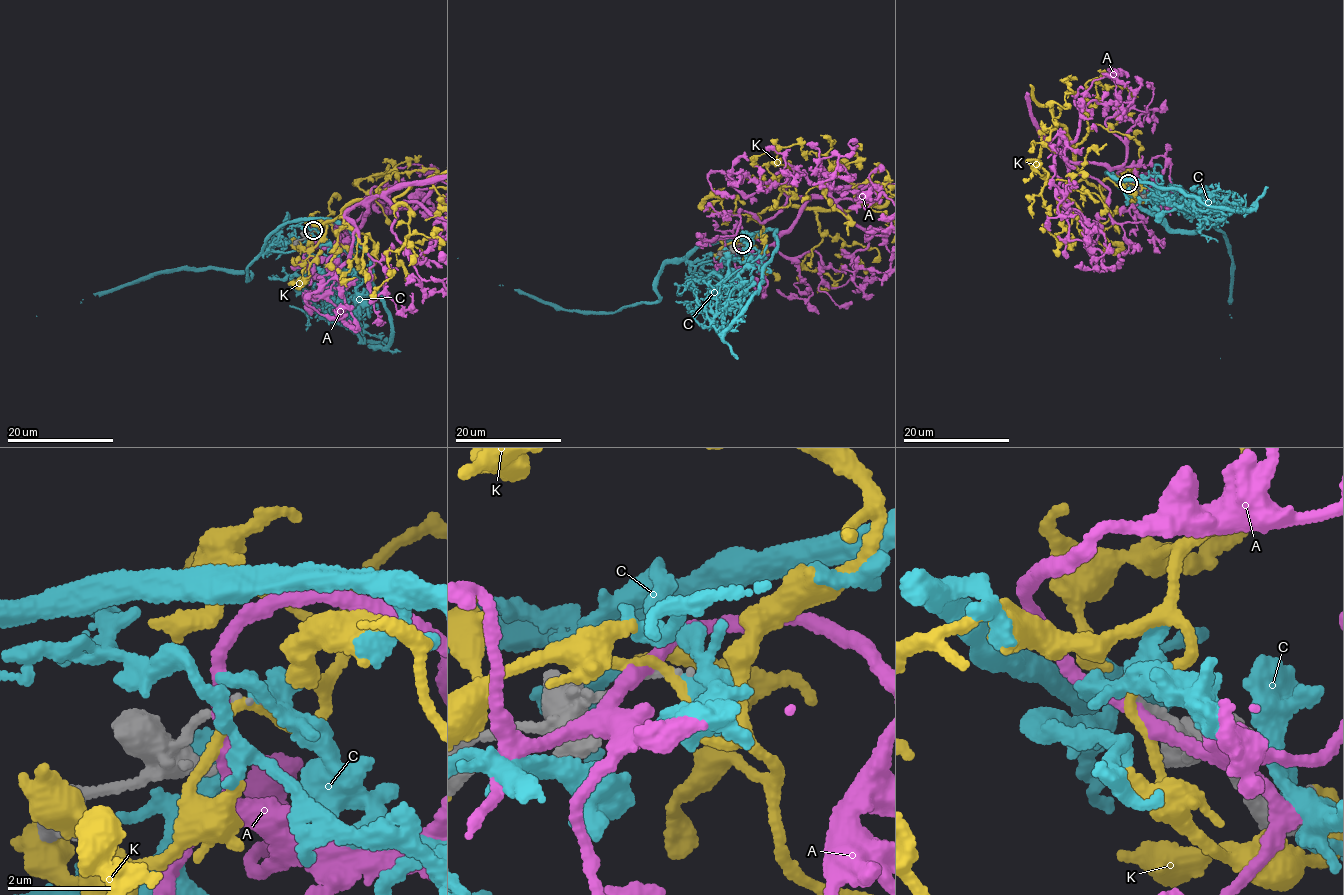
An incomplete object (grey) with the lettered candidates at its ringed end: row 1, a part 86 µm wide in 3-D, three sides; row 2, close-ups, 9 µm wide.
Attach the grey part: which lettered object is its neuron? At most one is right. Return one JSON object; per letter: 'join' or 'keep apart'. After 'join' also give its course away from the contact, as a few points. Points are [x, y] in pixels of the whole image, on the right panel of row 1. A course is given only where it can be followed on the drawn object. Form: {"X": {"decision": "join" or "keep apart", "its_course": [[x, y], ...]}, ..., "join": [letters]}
{"A": {"decision": "keep apart"}, "C": {"decision": "keep apart"}, "K": {"decision": "keep apart"}, "join": []}

